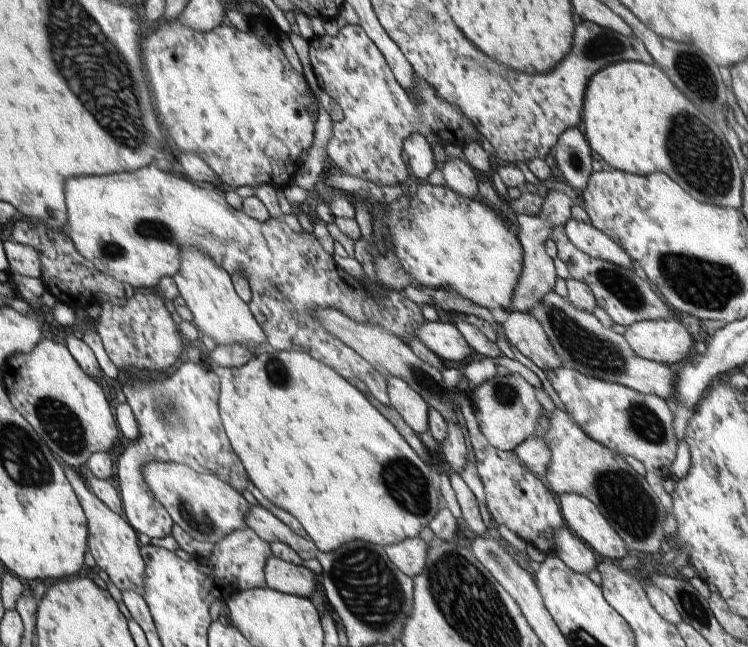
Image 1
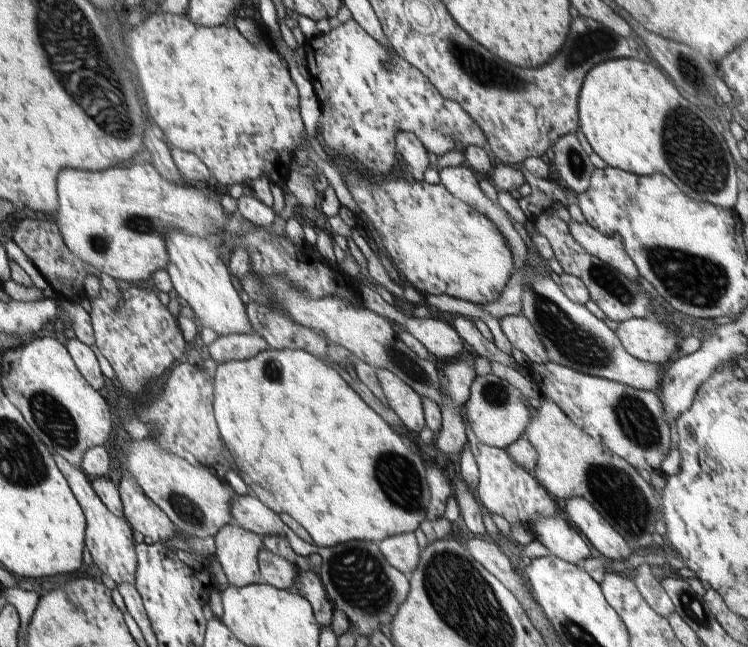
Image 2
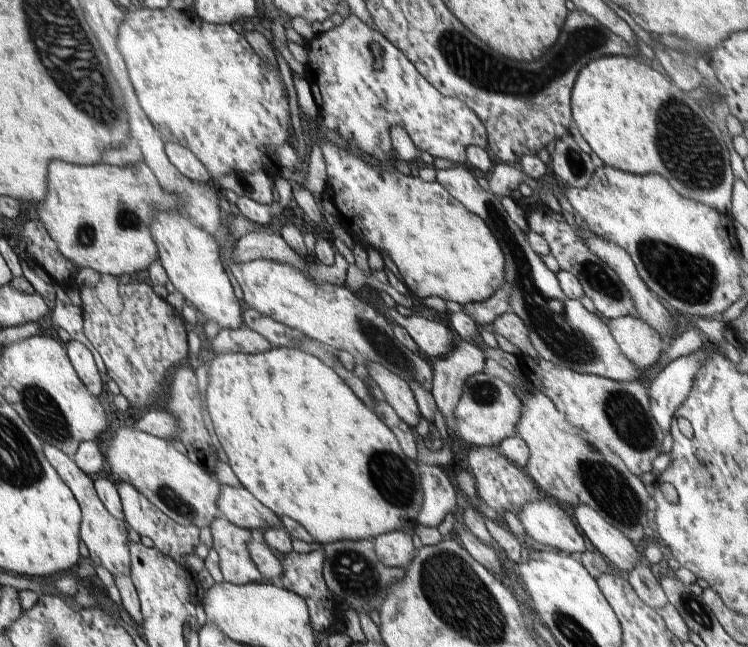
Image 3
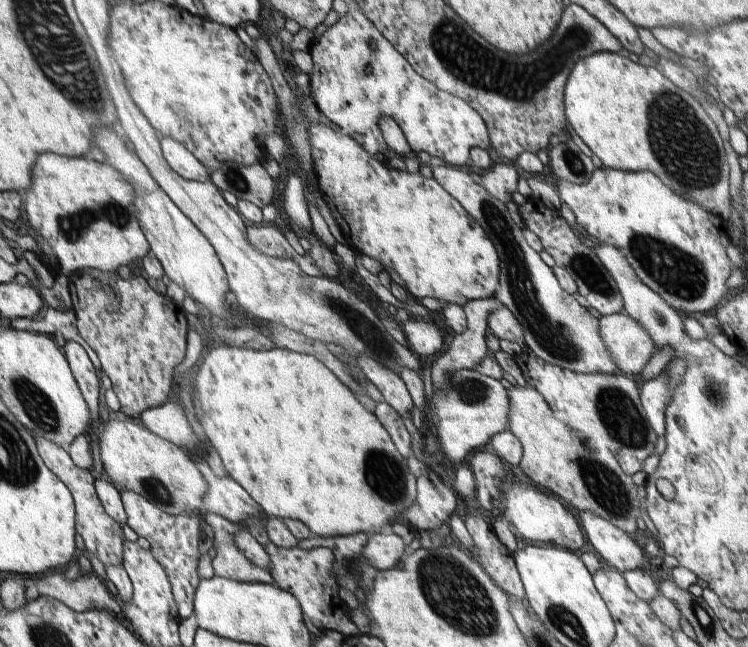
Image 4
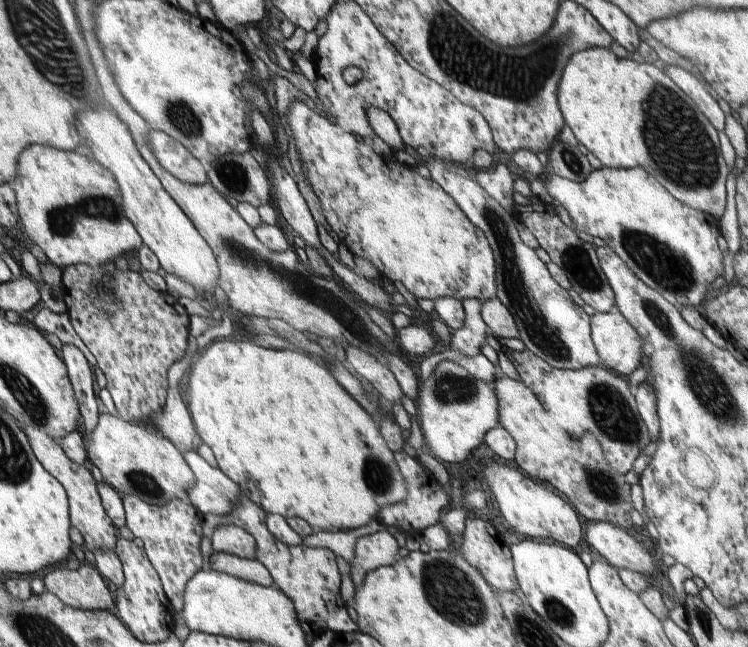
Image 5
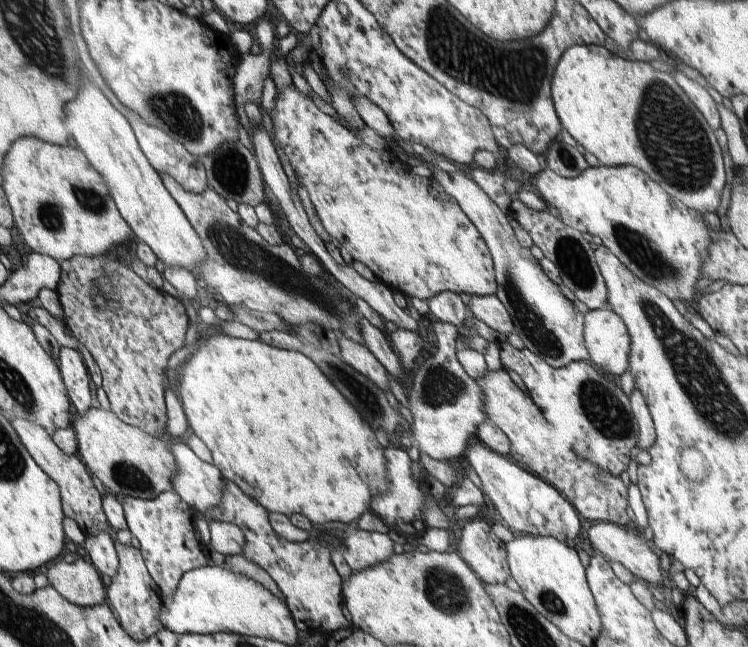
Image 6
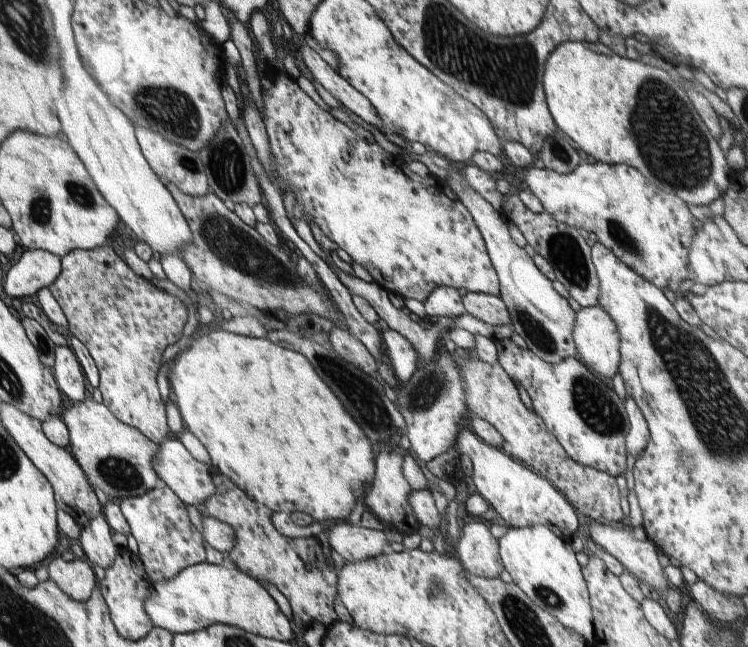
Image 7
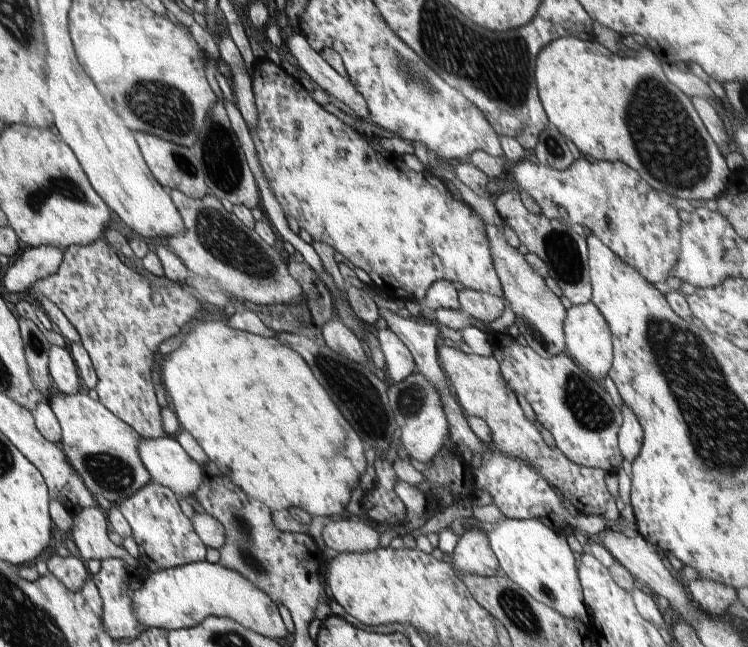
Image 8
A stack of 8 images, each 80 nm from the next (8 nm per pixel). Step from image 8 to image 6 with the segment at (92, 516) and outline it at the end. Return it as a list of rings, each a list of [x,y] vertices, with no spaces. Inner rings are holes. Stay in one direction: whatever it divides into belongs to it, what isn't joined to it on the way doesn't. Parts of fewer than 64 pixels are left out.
[[[100,530],[96,536],[86,535],[83,545],[97,571],[109,577],[116,576],[118,572],[119,559],[115,541],[113,533]]]

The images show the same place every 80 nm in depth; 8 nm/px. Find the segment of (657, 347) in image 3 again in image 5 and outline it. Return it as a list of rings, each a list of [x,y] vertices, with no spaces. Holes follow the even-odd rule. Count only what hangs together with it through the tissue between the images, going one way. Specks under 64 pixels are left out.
[[[619,310],[591,316],[591,335],[606,369],[626,378],[641,366],[643,340]]]

